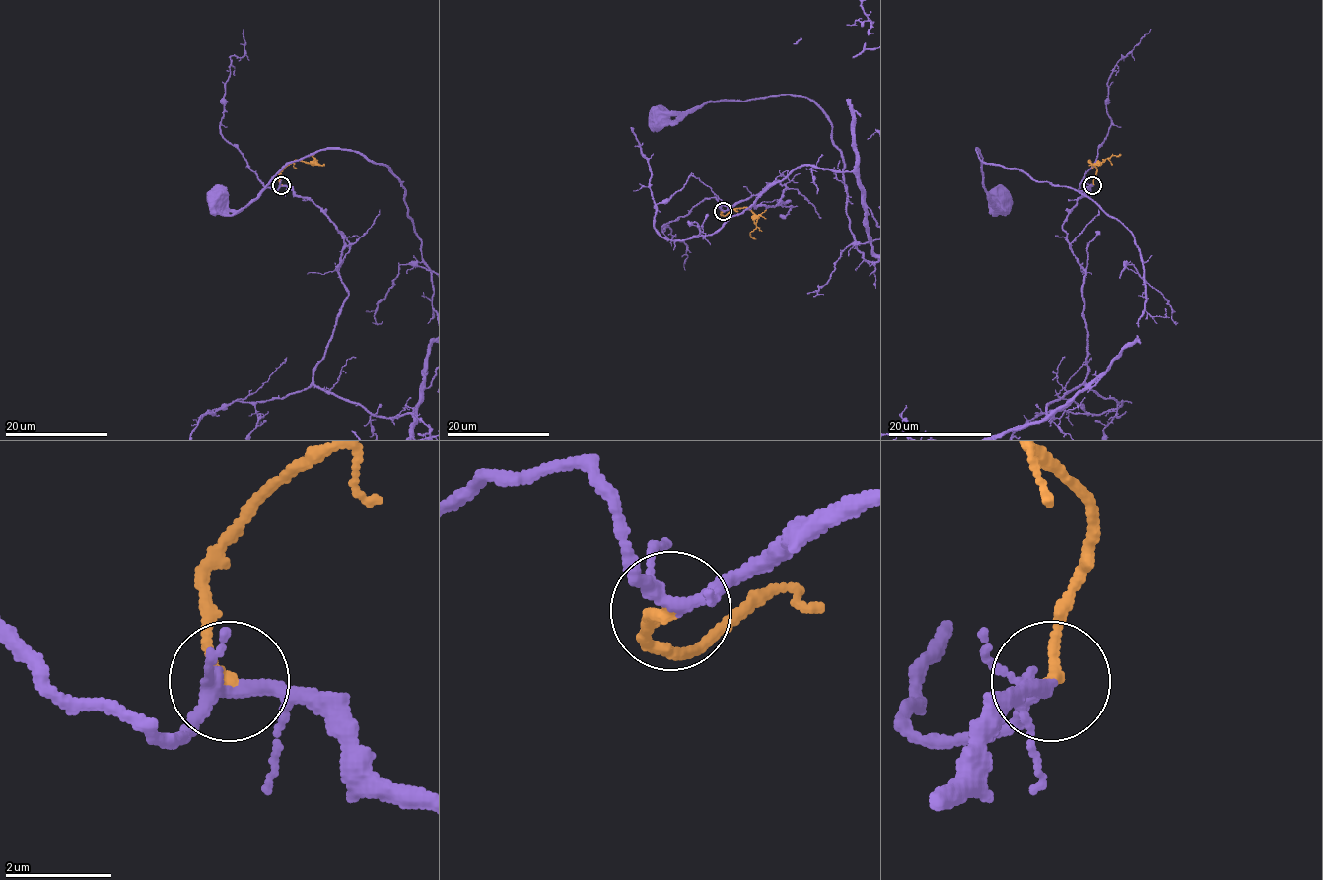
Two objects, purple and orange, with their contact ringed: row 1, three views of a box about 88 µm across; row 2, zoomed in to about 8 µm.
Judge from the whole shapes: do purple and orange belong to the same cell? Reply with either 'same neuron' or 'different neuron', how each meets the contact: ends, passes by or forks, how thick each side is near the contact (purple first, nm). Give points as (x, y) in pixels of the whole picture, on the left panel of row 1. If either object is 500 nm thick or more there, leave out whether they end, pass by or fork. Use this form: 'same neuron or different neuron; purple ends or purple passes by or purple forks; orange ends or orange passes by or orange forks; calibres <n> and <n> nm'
same neuron; purple forks; orange ends; calibres 200 and 220 nm

